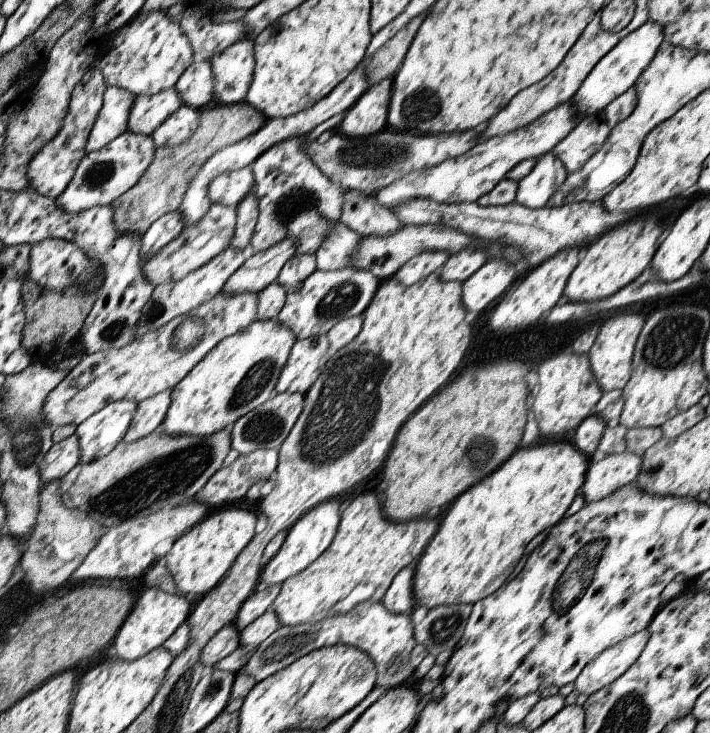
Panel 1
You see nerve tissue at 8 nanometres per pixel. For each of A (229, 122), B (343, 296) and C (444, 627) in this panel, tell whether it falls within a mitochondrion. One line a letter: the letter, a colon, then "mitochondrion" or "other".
A: mitochondrion
B: mitochondrion
C: mitochondrion

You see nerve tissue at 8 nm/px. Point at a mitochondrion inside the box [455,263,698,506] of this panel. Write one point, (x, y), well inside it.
(664, 353)

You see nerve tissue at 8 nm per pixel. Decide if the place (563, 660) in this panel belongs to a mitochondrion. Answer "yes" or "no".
no

